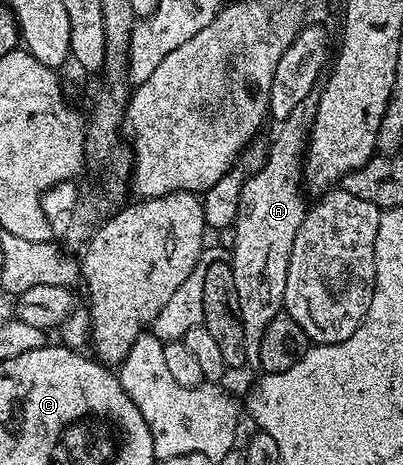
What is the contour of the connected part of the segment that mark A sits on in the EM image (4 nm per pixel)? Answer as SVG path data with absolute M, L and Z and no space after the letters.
M310 95L294 106L279 128L274 140L269 143L267 160L262 170L244 184L239 198L238 214L232 225L234 240L232 242L232 257L234 286L237 287L239 317L242 318L243 348L245 361L250 364L259 363L261 356L262 335L272 318L283 309L286 290L286 274L289 273L290 250L293 249L294 238L305 220L308 202L302 198L304 190L303 157L307 151L308 138L311 135L314 114L317 112L316 96Z

